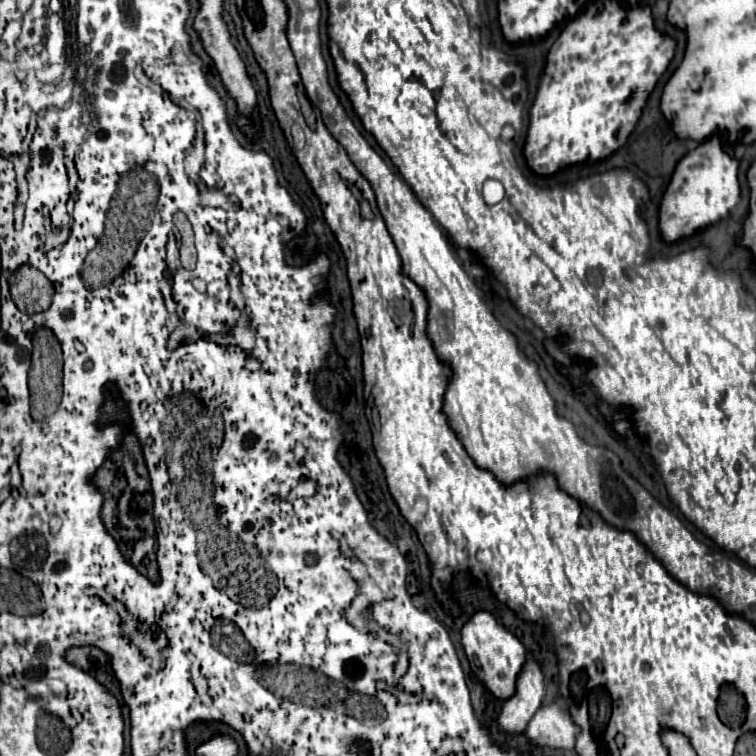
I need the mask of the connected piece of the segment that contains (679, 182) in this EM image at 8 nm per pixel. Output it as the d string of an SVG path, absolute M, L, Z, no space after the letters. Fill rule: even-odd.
M710 135L706 141L702 141L696 149L686 153L680 163L676 165L676 171L672 175L672 181L662 197L660 203L660 231L666 241L678 241L680 237L688 237L696 233L698 229L704 229L722 217L728 215L728 211L740 201L740 181L738 181L738 159L726 153L724 149L724 137Z

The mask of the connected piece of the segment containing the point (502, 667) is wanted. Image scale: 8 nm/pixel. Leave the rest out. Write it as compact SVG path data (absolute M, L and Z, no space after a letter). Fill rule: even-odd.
M476 611L462 625L460 637L462 637L462 645L464 645L464 651L466 651L466 657L470 661L474 675L490 689L494 697L498 699L512 697L516 689L516 677L526 659L526 649L514 637L514 633L510 633L504 625L500 625L498 619L490 611Z

